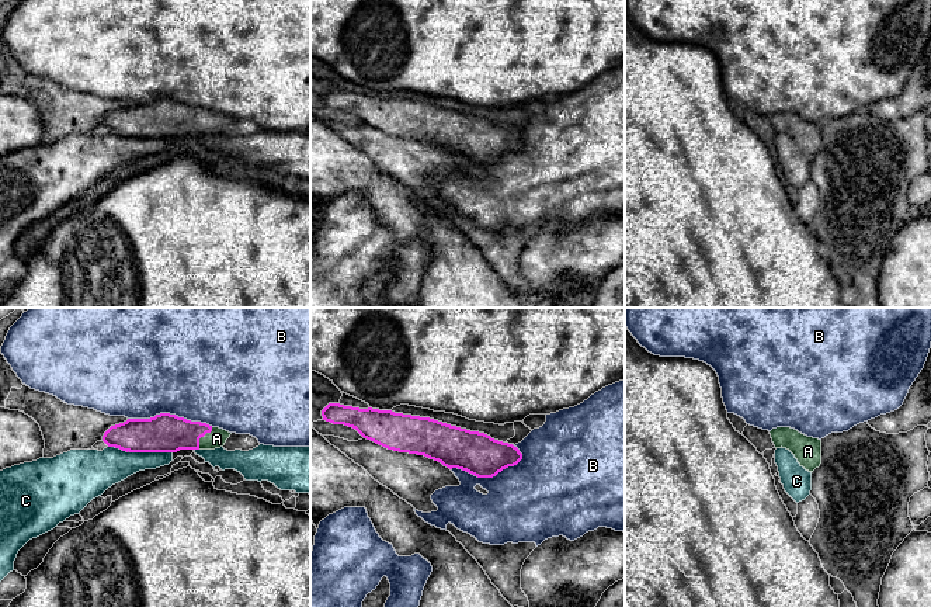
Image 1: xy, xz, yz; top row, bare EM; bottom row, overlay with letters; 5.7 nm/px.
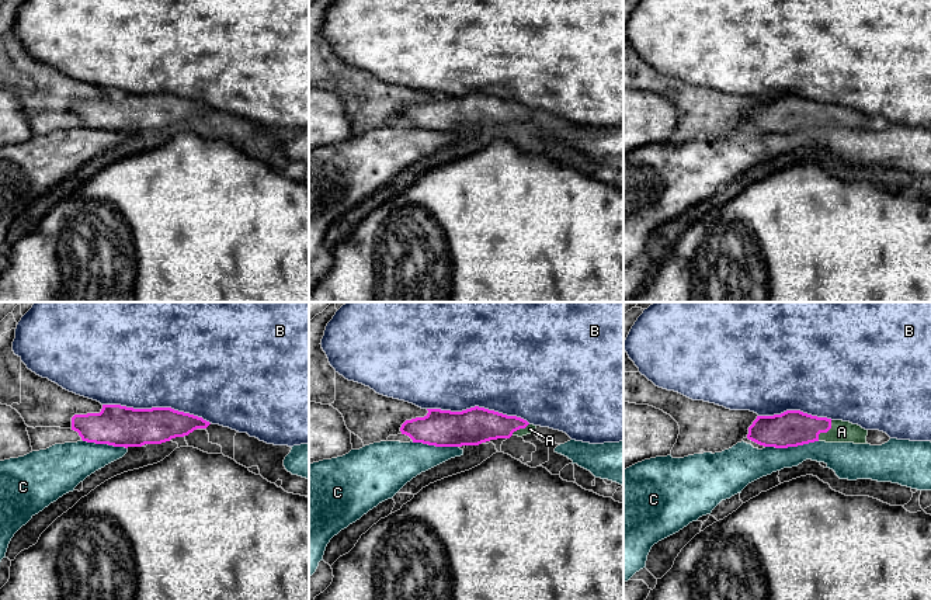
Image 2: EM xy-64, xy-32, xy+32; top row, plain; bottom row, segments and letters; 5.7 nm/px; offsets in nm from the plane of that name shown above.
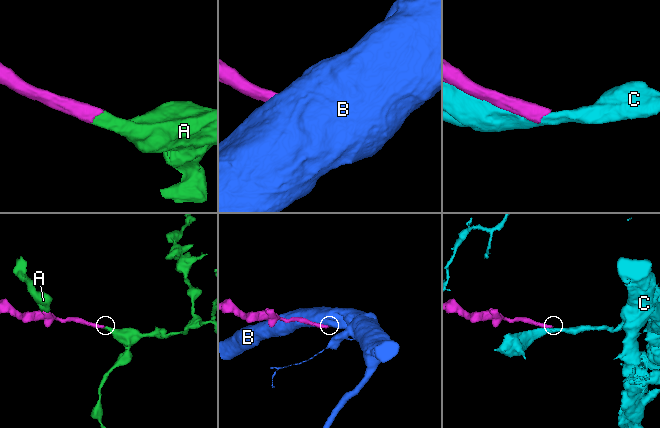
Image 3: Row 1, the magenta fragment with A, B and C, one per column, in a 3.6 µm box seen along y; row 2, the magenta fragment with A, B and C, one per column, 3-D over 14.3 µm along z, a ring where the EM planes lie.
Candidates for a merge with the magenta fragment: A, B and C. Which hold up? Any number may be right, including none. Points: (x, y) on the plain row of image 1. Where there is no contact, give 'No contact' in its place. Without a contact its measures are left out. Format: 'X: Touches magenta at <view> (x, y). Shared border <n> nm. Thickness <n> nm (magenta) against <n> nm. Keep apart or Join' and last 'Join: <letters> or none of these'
A: Touches magenta at xy (201, 121). Shared border 150 nm. Thickness 220 nm (magenta) against 110 nm. Join
B: Touches magenta at xz (487, 162). Shared border 420 nm. Thickness 240 nm (magenta) against 420 nm. Keep apart
C: Touches magenta at xy (150, 136). Shared border 240 nm. Thickness 220 nm (magenta) against 200 nm. Keep apart
Join: A

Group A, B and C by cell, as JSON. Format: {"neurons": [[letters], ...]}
{"neurons": [["A"], ["B"], ["C"]]}

